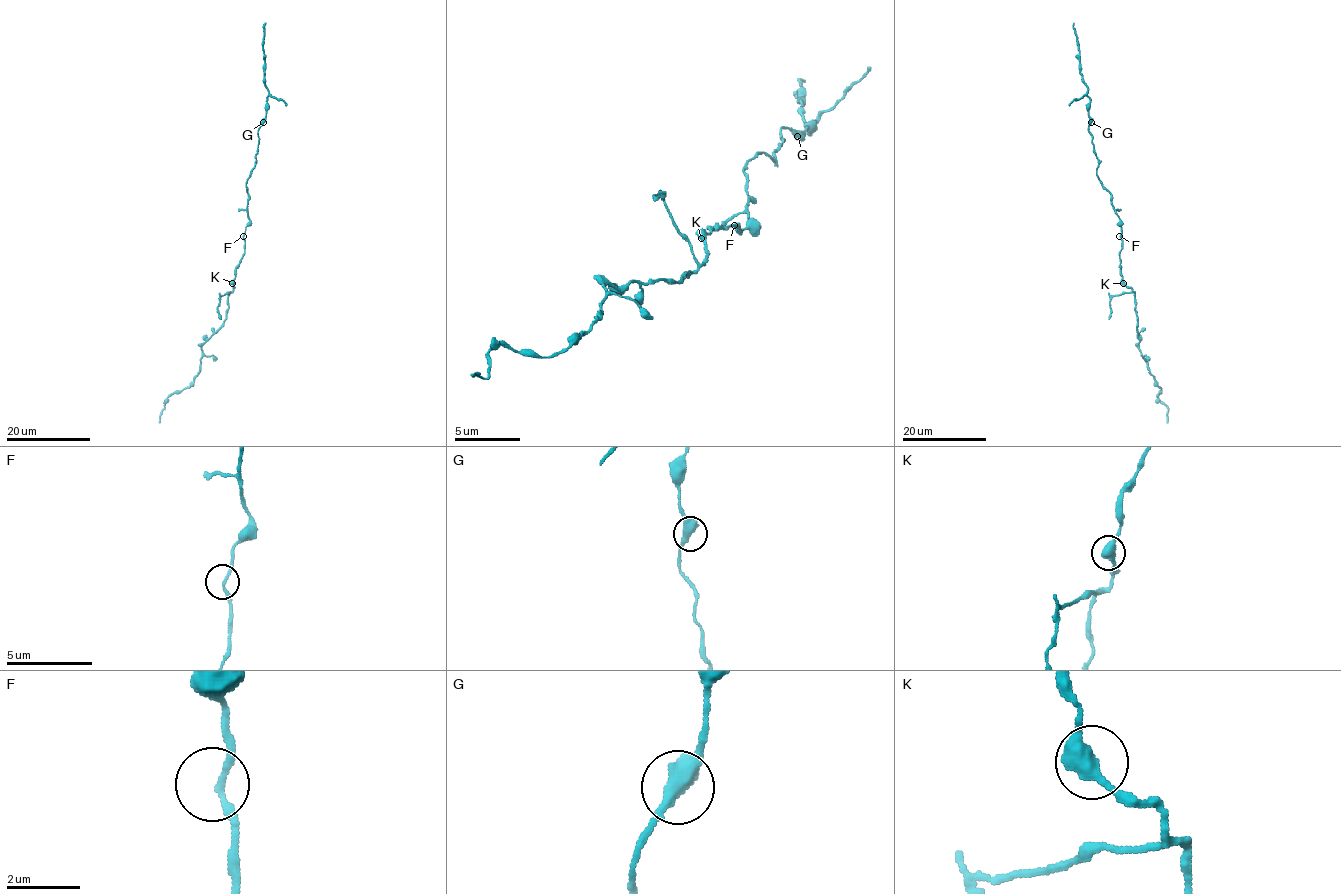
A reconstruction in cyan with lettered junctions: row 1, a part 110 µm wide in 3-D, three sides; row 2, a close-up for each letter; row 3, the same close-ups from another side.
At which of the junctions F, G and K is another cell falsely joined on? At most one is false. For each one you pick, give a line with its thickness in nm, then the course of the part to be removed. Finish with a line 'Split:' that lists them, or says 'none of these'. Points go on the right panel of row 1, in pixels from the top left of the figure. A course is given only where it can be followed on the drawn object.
Split: none of these

